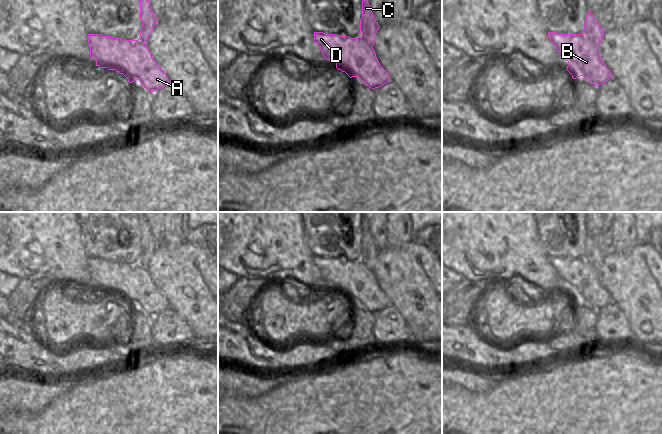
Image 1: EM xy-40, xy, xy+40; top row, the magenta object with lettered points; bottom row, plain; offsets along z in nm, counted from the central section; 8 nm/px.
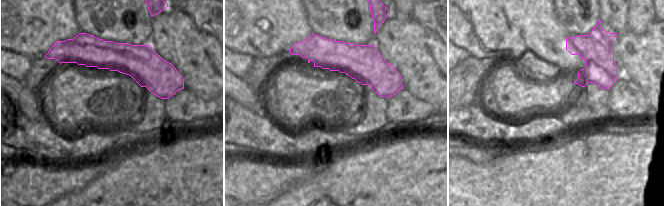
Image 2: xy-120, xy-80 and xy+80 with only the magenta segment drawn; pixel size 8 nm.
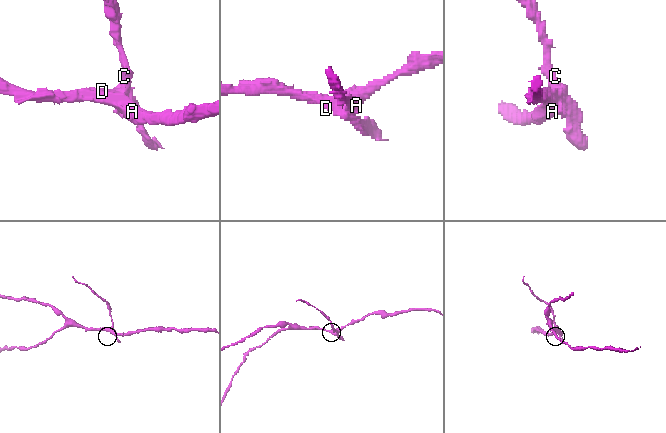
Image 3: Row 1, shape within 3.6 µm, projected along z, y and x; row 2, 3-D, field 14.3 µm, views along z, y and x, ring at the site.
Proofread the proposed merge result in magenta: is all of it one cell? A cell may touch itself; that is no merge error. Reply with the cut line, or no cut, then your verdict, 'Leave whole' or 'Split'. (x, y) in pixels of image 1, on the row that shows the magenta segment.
Split along xy+40 (582, 33), (598, 47). Split.

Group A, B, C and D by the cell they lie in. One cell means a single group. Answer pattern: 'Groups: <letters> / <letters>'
Groups: A B D / C.

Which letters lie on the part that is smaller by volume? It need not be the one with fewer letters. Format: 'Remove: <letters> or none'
Remove: C

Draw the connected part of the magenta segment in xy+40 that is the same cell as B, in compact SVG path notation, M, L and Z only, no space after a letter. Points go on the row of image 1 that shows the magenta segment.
M548 32L558 52L568 61L567 71L573 79L583 76L599 86L612 78L600 57L600 48L583 34Z

